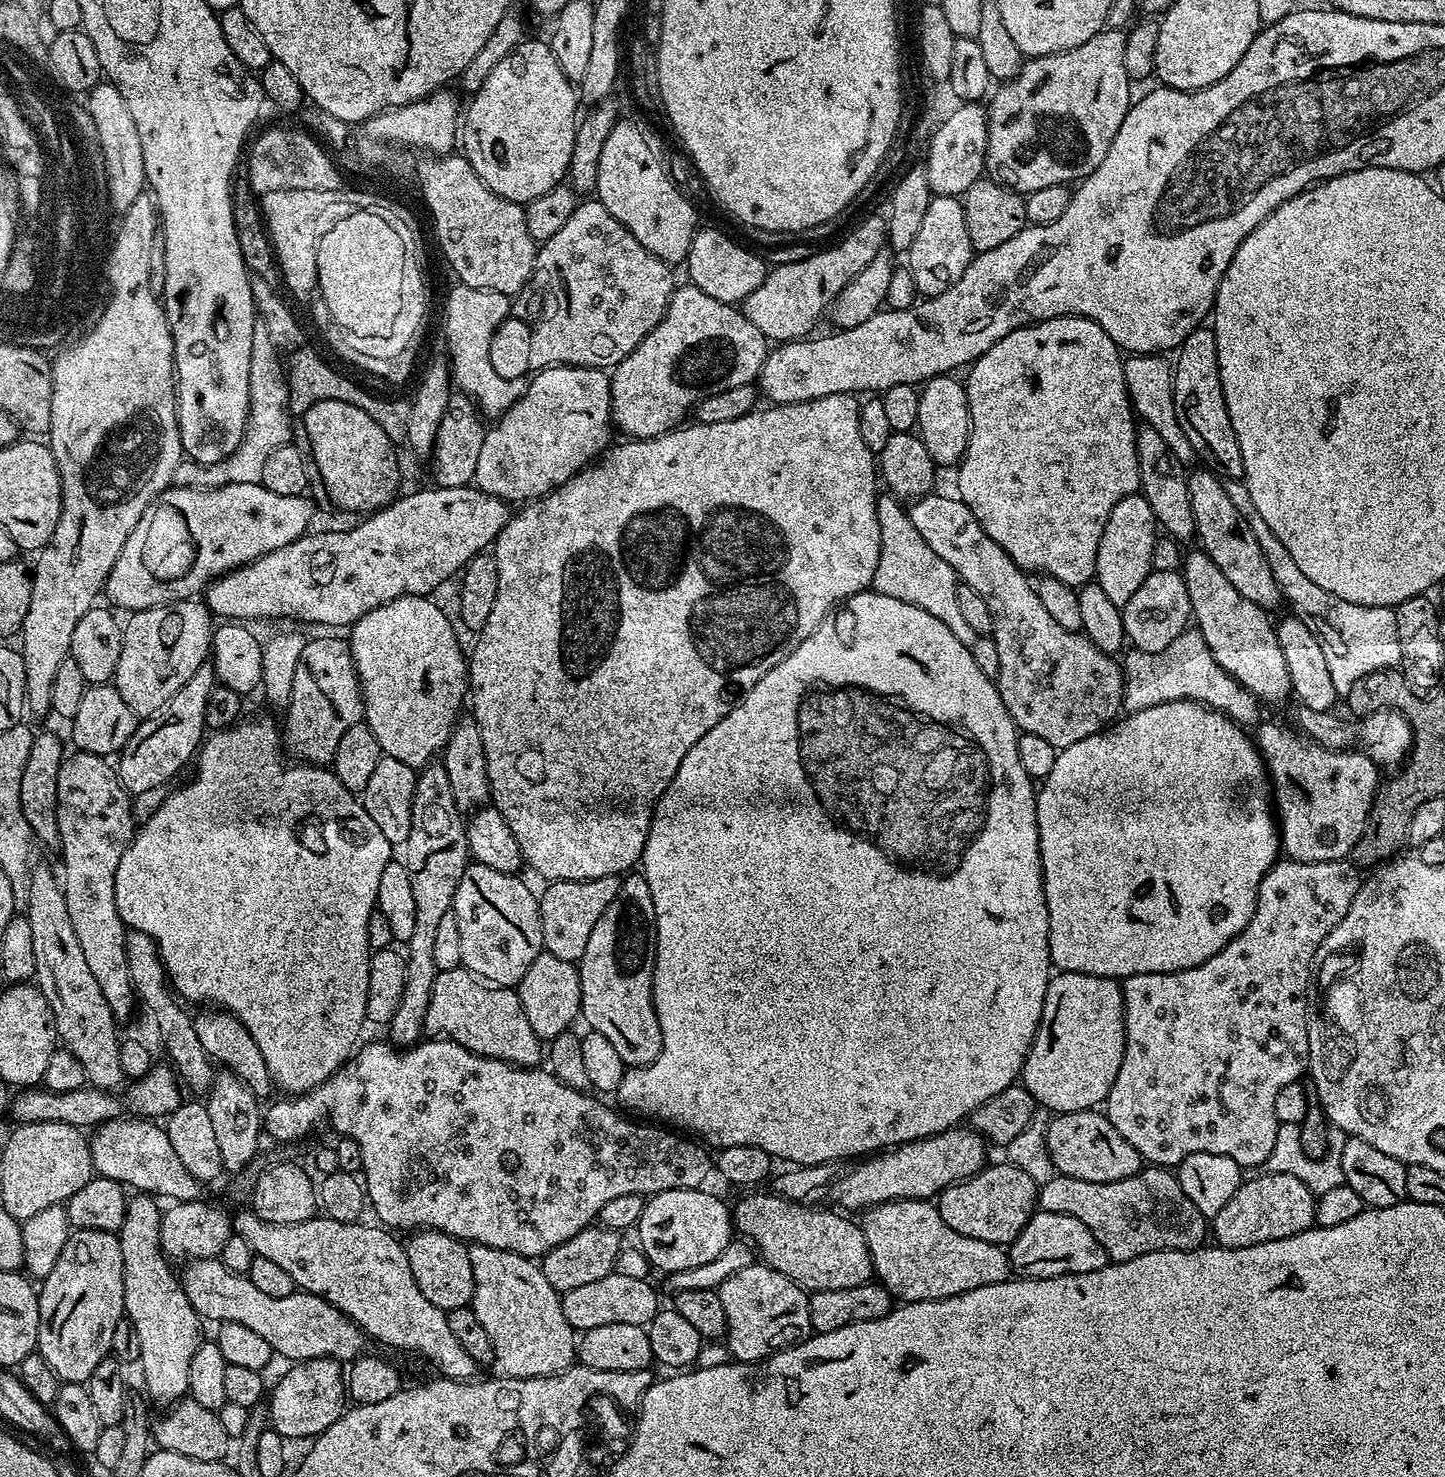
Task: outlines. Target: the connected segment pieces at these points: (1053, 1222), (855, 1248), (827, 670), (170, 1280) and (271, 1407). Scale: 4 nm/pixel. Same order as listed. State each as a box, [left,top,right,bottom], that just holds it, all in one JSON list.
[[1007,1210,1110,1280],[734,1194,874,1293],[614,590,1054,1166],[118,1194,202,1406],[266,1356,346,1441]]

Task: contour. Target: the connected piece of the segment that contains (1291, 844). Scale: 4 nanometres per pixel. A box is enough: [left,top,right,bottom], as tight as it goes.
[1254,722,1378,862]

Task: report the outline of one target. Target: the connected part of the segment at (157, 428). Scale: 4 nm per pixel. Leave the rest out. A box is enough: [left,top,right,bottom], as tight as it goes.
[22,194,184,716]

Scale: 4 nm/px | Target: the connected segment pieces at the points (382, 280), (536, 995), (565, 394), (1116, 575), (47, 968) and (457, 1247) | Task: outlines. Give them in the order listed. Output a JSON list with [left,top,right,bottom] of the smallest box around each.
[[317,211,404,336],[518,951,580,1042],[474,364,614,502],[1094,494,1158,606],[26,862,126,1090],[404,1230,475,1310]]

